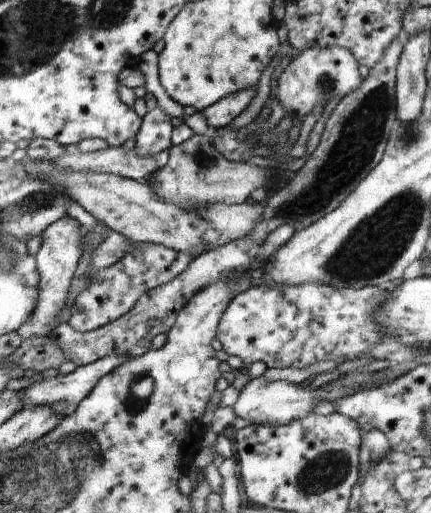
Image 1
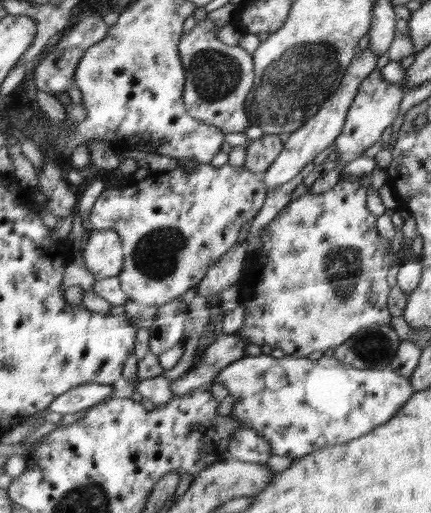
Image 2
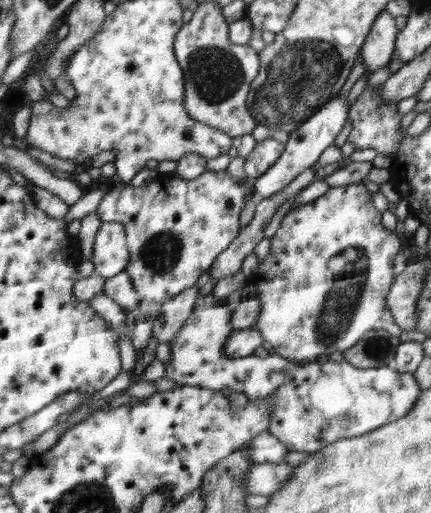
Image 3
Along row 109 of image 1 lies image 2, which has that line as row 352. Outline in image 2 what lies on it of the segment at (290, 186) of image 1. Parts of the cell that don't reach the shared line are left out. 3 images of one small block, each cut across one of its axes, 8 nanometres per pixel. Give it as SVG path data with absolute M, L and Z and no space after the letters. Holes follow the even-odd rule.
M375 325L361 329L346 343L336 346L334 356L339 362L353 368L387 367L400 343L392 327Z

